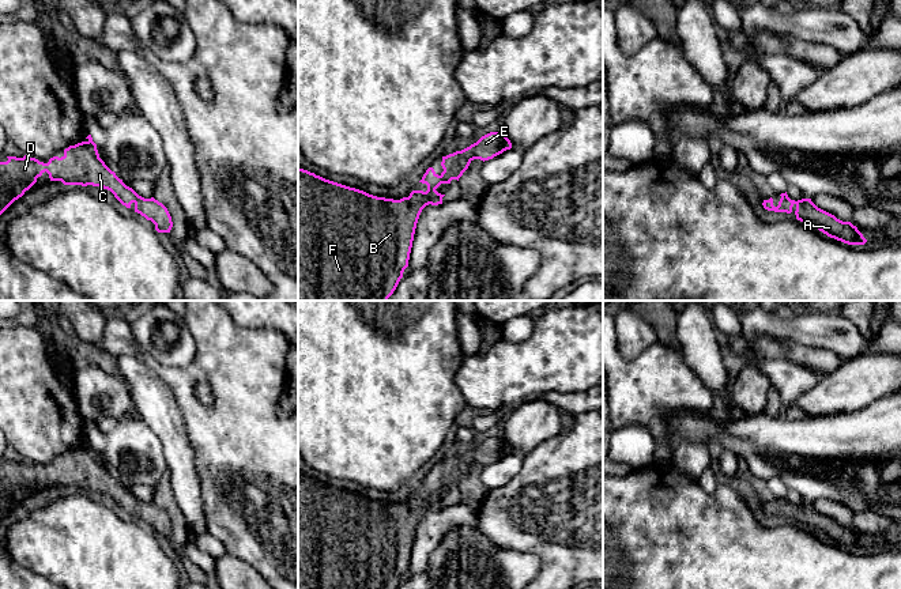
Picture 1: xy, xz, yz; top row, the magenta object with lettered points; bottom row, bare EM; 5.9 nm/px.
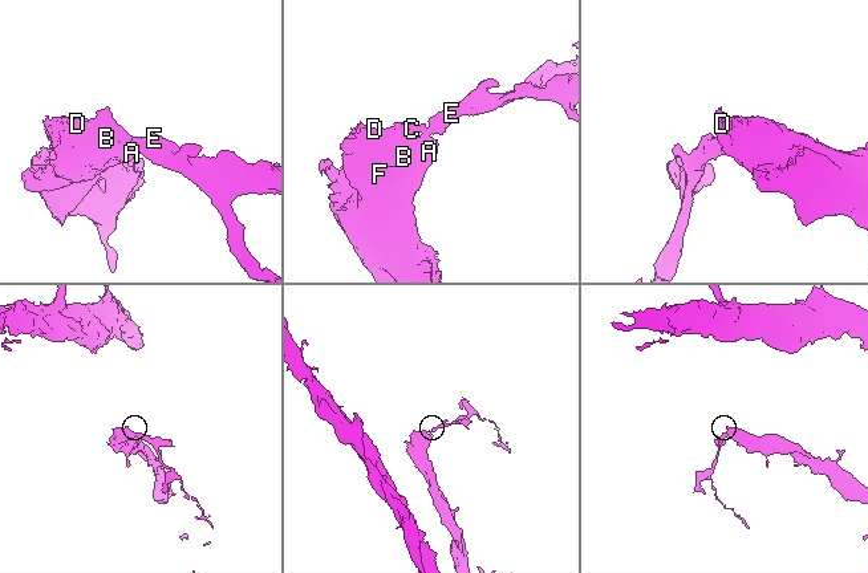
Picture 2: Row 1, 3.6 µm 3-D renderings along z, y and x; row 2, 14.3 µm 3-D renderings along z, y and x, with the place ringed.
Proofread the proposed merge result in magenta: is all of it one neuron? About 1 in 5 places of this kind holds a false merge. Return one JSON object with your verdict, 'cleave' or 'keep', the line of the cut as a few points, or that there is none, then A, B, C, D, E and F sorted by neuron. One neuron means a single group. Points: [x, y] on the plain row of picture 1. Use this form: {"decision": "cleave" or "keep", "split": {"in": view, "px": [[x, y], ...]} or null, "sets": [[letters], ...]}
{"decision": "keep", "split": null, "sets": [["A", "B", "C", "D", "E", "F"]]}

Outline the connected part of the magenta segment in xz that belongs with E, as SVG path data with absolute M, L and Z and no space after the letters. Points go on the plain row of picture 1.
M490 437L470 452L442 461L444 476L438 480L433 472L429 472L419 486L427 490L427 495L412 495L408 502L400 505L377 502L298 472L298 589L399 589L408 571L422 514L429 509L442 509L445 499L436 494L441 488L450 488L452 484L459 486L474 464L485 467L510 453L512 448L504 437Z

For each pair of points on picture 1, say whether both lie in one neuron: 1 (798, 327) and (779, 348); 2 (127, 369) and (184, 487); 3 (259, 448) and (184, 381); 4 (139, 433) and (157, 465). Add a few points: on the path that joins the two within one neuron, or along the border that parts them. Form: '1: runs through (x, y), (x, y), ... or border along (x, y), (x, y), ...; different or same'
1: border along (753, 339), (771, 336), (815, 348); different
2: runs through (153, 399), (172, 430), (180, 457); same
3: runs through (237, 441), (223, 435), (191, 403); same
4: runs through (139, 441), (139, 448), (149, 457); same

